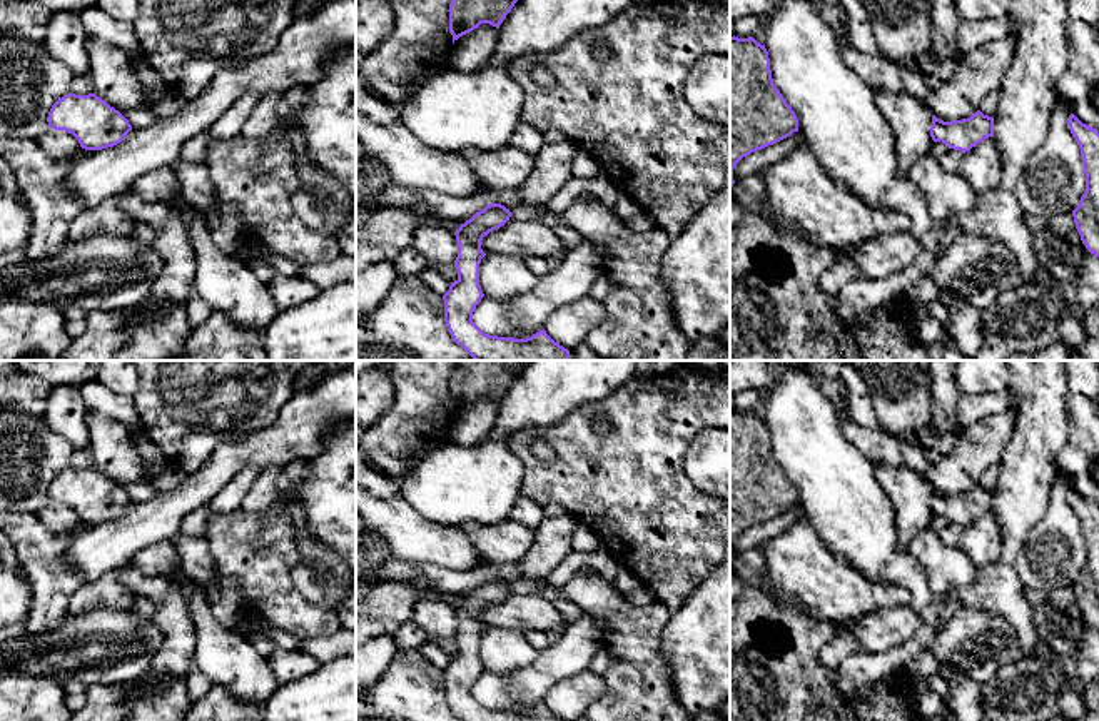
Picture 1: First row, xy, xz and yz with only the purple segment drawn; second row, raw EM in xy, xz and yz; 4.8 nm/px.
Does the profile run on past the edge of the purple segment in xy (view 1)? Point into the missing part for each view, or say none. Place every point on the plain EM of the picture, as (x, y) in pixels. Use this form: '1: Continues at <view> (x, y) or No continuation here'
1: No continuation here

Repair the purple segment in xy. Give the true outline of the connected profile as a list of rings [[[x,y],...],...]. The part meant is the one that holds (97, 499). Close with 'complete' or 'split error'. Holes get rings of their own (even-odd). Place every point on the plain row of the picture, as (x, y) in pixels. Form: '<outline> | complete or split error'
[[[67,467],[47,491],[48,501],[72,507],[82,522],[102,524],[120,517],[132,504],[129,494],[95,467]]] | complete

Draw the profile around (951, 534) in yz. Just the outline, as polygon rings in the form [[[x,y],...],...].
[[[950,522],[942,531],[939,531],[939,536],[944,541],[944,544],[950,547],[960,547],[962,534],[964,534],[964,527],[954,522]]]

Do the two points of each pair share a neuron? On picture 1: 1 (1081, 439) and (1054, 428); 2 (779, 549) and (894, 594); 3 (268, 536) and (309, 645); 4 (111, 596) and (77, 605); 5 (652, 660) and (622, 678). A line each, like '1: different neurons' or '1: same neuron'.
1: different neurons
2: same neuron
3: different neurons
4: same neuron
5: same neuron

